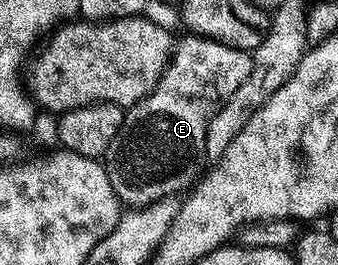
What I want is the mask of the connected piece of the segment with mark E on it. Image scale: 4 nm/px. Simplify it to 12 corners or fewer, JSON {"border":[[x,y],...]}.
{"border":[[176,43],[101,158],[120,205],[199,180],[250,52]]}

